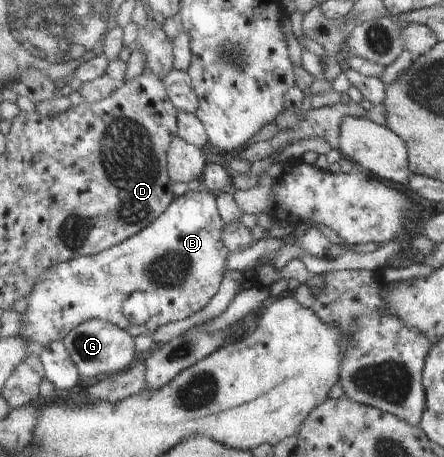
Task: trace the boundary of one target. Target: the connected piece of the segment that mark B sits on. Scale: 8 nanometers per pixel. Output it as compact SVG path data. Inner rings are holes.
M200 188L193 192L189 190L179 196L169 205L168 211L163 213L157 221L142 229L133 237L119 243L103 253L79 257L67 263L51 265L37 281L29 295L28 308L23 314L23 326L18 334L33 341L43 348L51 341L63 341L77 325L93 319L101 319L129 331L133 337L151 336L159 327L187 319L209 305L213 295L217 295L219 285L227 272L227 255L231 253L224 243L223 233L227 224L223 223L219 209L217 209L216 194ZM135 291L143 293L157 293L159 303L163 305L161 313L155 313L144 325L131 325L129 319L123 315L123 303Z

